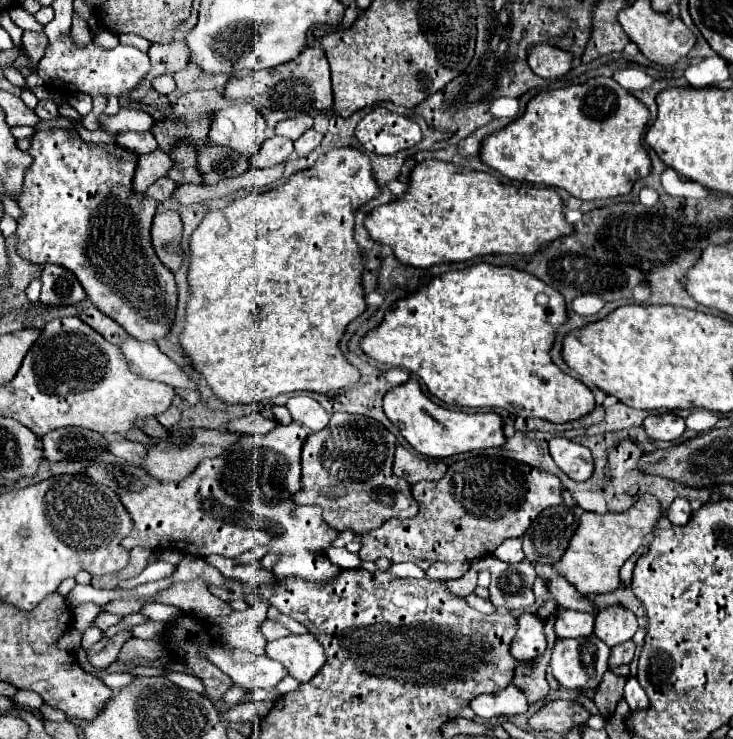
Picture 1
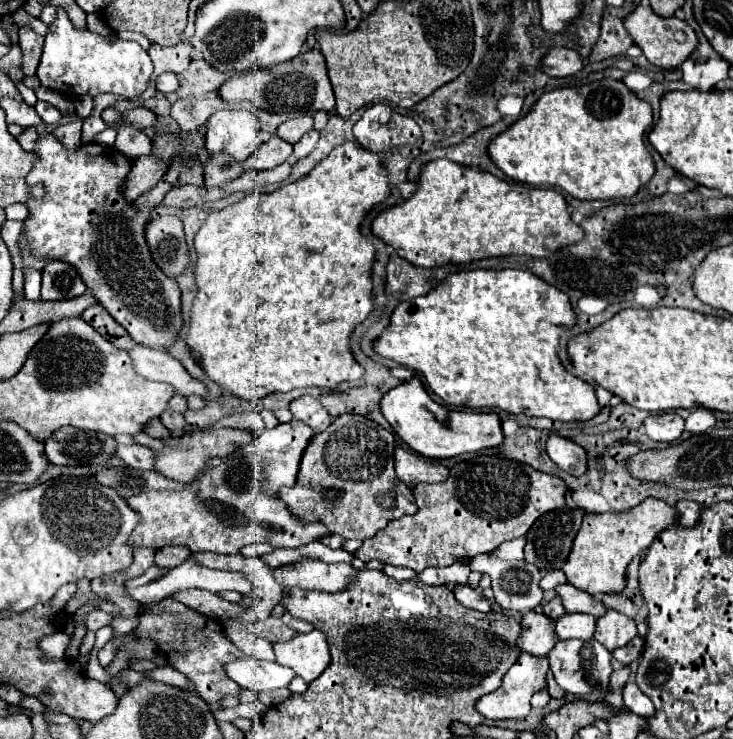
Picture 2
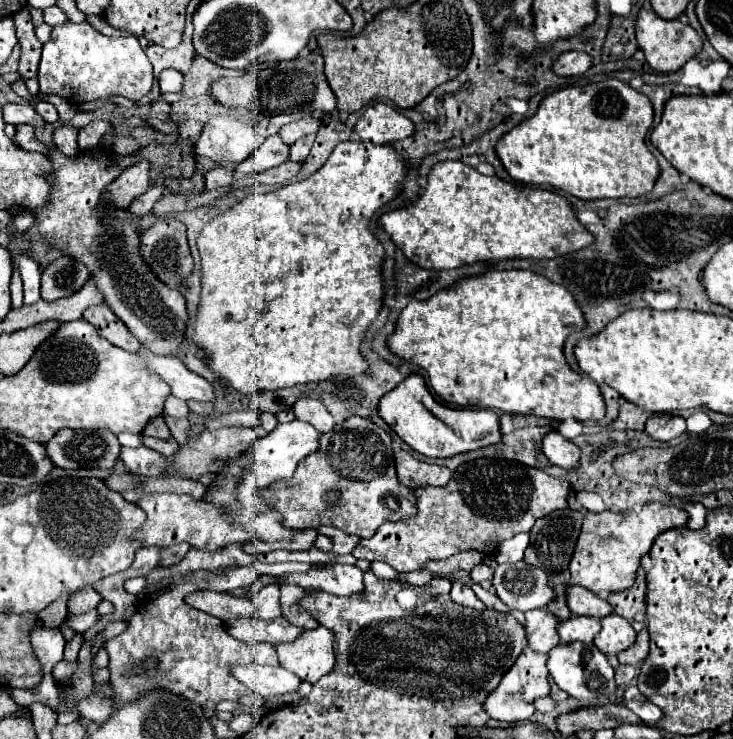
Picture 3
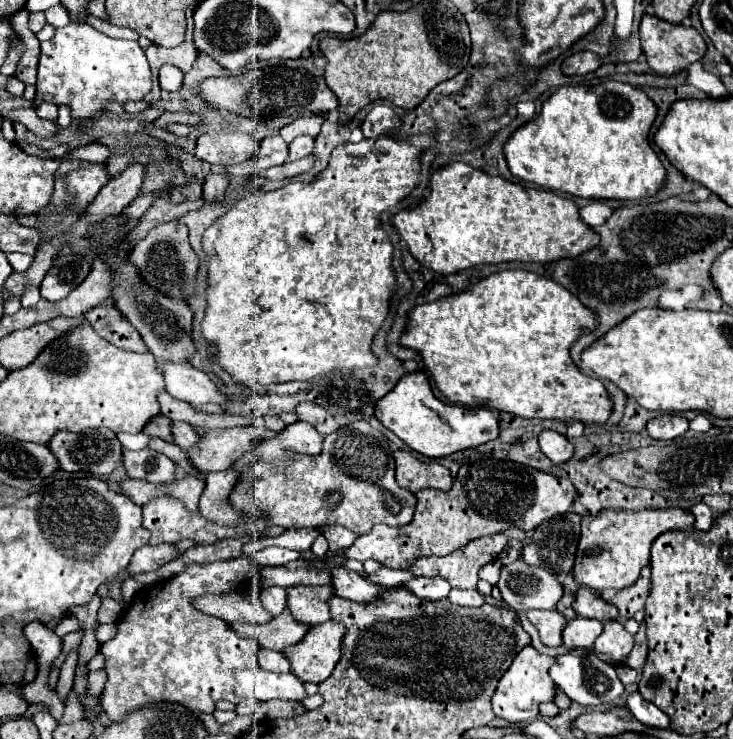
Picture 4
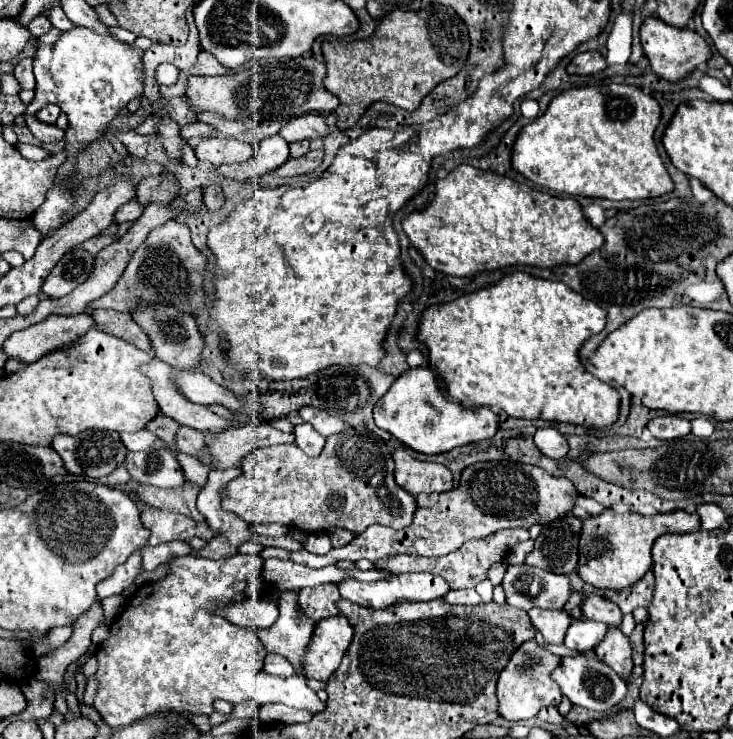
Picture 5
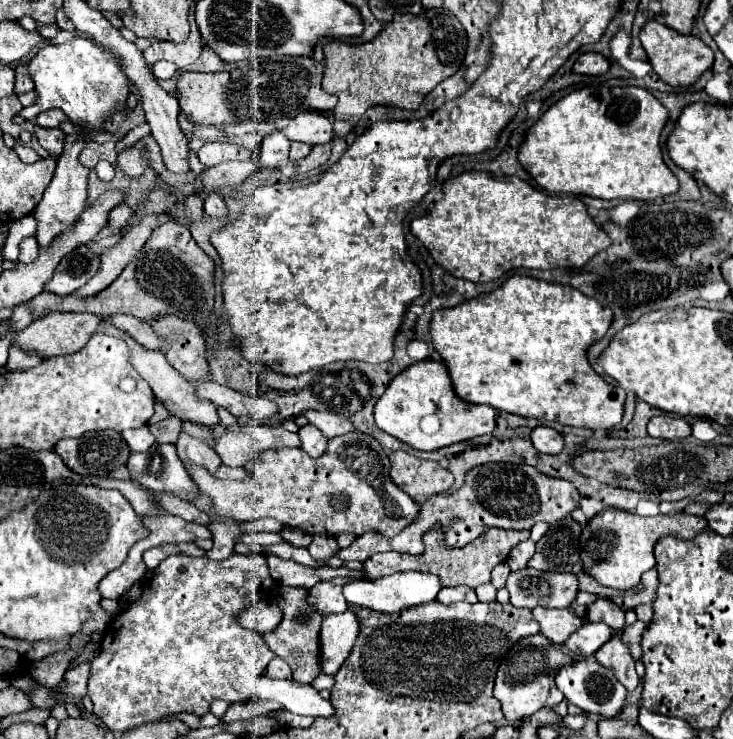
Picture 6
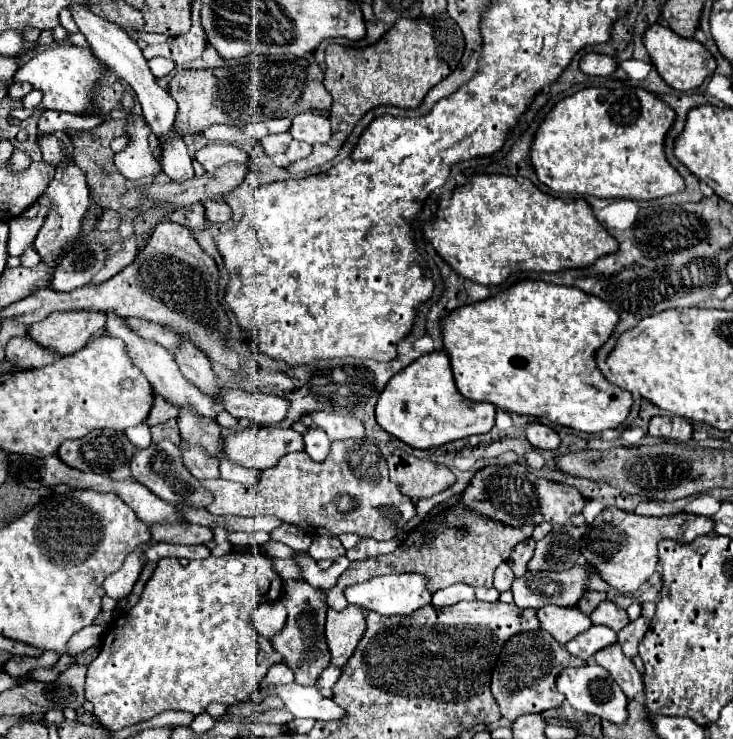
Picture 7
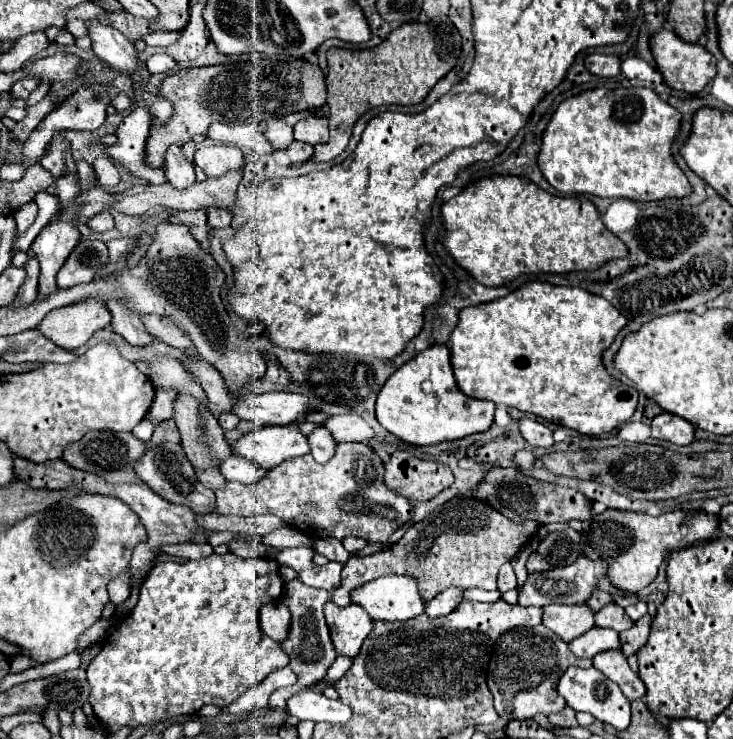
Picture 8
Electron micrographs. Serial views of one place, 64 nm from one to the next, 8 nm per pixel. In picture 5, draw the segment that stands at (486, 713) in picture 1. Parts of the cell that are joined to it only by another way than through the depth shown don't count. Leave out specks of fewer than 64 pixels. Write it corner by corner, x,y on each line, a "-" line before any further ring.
528,640
520,644
520,648
516,648
516,652
512,654
510,662
500,672
500,678
498,678
496,696
500,704
498,708
500,714
506,720
528,720
528,718
534,718
538,710
544,706
558,706
562,700
562,692
560,688
556,688
556,684
552,684
550,674
552,674
552,668
560,664
560,660
562,660
560,656
550,654
546,646
538,644
536,640

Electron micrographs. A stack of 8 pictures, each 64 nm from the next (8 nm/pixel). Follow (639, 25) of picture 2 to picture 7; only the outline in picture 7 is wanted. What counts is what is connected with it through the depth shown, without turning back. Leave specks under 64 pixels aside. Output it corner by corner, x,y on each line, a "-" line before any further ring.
654,24
646,30
644,46
648,48
648,52
652,56
652,64
656,66
662,80
678,92
688,92
688,90
698,88
716,70
716,60
706,50
704,44
700,44
698,40
680,38
678,34
674,34
670,28
666,28
662,24

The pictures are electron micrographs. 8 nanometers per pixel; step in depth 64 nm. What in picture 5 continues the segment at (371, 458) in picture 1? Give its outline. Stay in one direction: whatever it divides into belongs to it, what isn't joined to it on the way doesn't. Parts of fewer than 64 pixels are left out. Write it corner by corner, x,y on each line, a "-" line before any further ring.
350,428
346,432
334,434
326,440
320,456
310,458
295,444
279,444
270,448
254,450
242,466
242,476
228,482
222,498
222,508
240,516
248,524
278,522
292,530
302,532
322,532
328,528
346,528
354,534
362,534
368,526
382,524
392,530
402,530
410,526
416,512
416,498
394,482
394,460
390,448
384,440
372,436
368,430

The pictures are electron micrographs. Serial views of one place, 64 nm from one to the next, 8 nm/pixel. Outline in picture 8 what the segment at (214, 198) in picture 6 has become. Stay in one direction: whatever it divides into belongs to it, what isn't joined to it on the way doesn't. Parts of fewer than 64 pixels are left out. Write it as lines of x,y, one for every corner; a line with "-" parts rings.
212,206
206,212
208,212
208,224
212,228
226,228
230,224
230,220
232,220
232,214
226,208
214,208

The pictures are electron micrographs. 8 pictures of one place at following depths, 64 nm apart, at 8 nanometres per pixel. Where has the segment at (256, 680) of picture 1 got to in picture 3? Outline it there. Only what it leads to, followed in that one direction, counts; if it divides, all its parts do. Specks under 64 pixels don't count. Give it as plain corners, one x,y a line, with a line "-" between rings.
248,664
248,666
234,666
232,674
254,694
262,698
282,696
288,692
300,690
300,678
288,672
286,668
272,668
262,664

